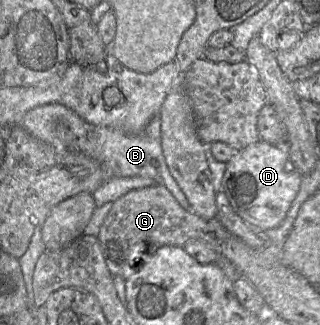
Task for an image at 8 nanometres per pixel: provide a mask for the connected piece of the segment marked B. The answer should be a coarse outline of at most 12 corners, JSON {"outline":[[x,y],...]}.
{"outline":[[50,103],[19,126],[101,164],[105,180],[144,177],[189,202],[167,167],[156,115],[140,135]]}

